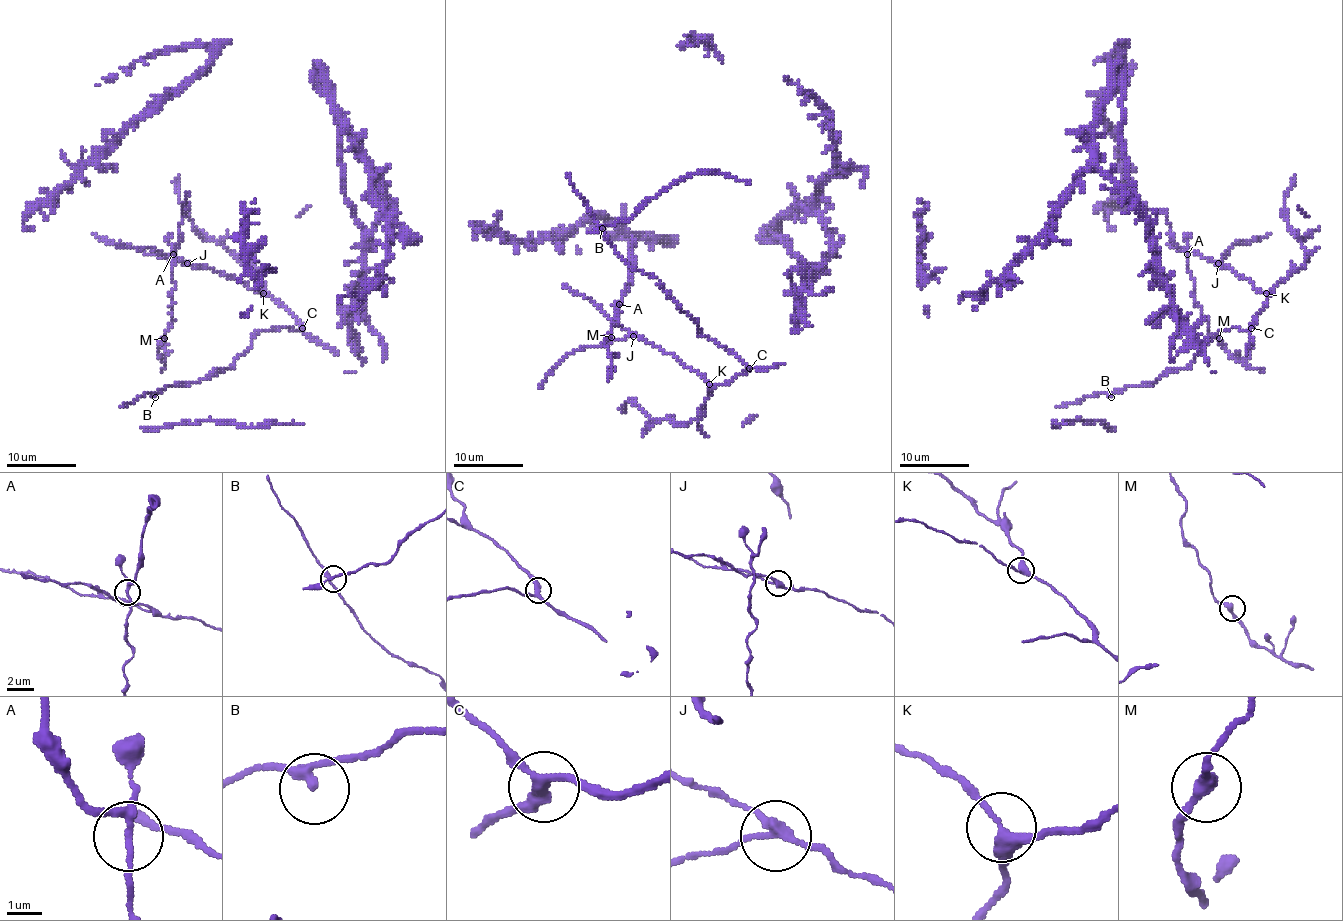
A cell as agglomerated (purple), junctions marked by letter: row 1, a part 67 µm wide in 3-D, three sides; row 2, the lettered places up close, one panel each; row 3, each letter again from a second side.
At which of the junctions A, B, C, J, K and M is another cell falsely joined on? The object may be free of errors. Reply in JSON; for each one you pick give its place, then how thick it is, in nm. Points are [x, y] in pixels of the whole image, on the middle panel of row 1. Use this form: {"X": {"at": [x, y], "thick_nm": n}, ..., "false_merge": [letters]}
{"J": {"at": [633, 336], "thick_nm": 260}, "false_merge": ["J"]}

